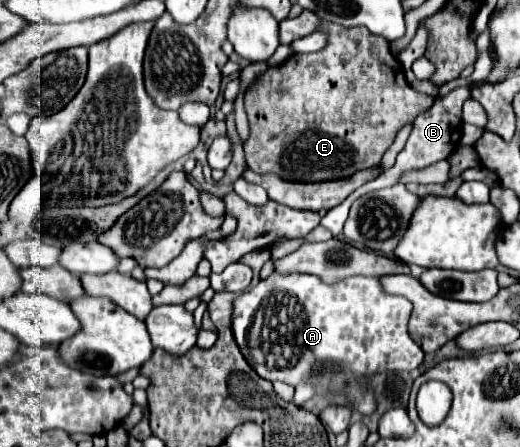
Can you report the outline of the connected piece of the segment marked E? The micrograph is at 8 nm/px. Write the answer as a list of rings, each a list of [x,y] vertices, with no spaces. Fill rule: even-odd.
[[[321,21],[321,25],[317,27],[317,31],[323,31],[327,33],[327,45],[321,49],[321,51],[315,51],[315,53],[297,53],[297,55],[291,55],[283,65],[275,67],[275,69],[269,69],[265,71],[257,85],[245,93],[245,113],[249,117],[249,127],[251,127],[251,135],[249,135],[249,141],[245,143],[245,157],[247,157],[247,167],[279,167],[279,175],[287,181],[297,181],[297,183],[317,183],[317,181],[333,181],[333,179],[343,179],[343,177],[349,177],[361,169],[371,169],[373,165],[377,165],[383,157],[383,153],[391,147],[391,143],[395,141],[395,135],[397,131],[403,127],[403,125],[409,125],[419,113],[427,111],[427,107],[431,107],[433,103],[433,97],[429,95],[423,95],[423,93],[417,93],[405,79],[403,71],[399,69],[401,63],[397,61],[397,57],[387,51],[389,43],[383,39],[383,37],[377,37],[373,33],[369,33],[365,27],[353,27],[353,29],[347,29],[347,27],[339,27],[337,23],[327,23],[327,21]]]

